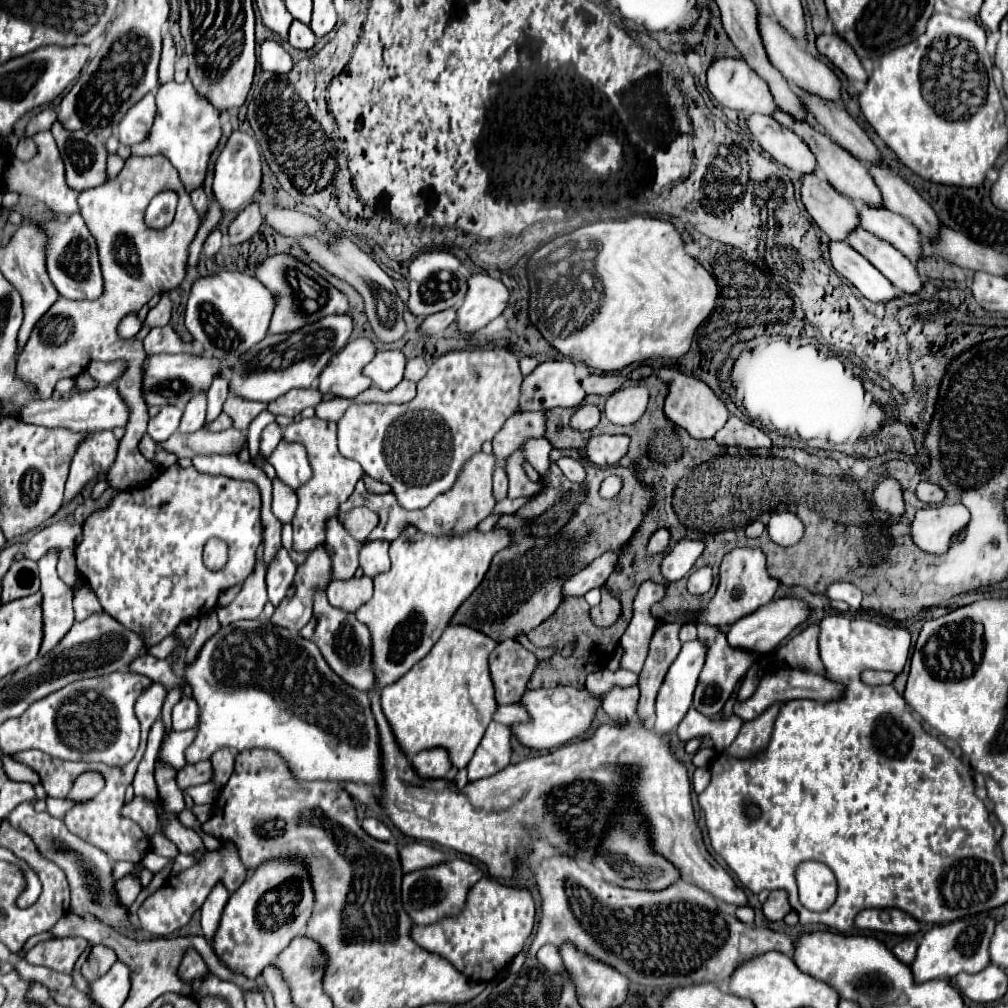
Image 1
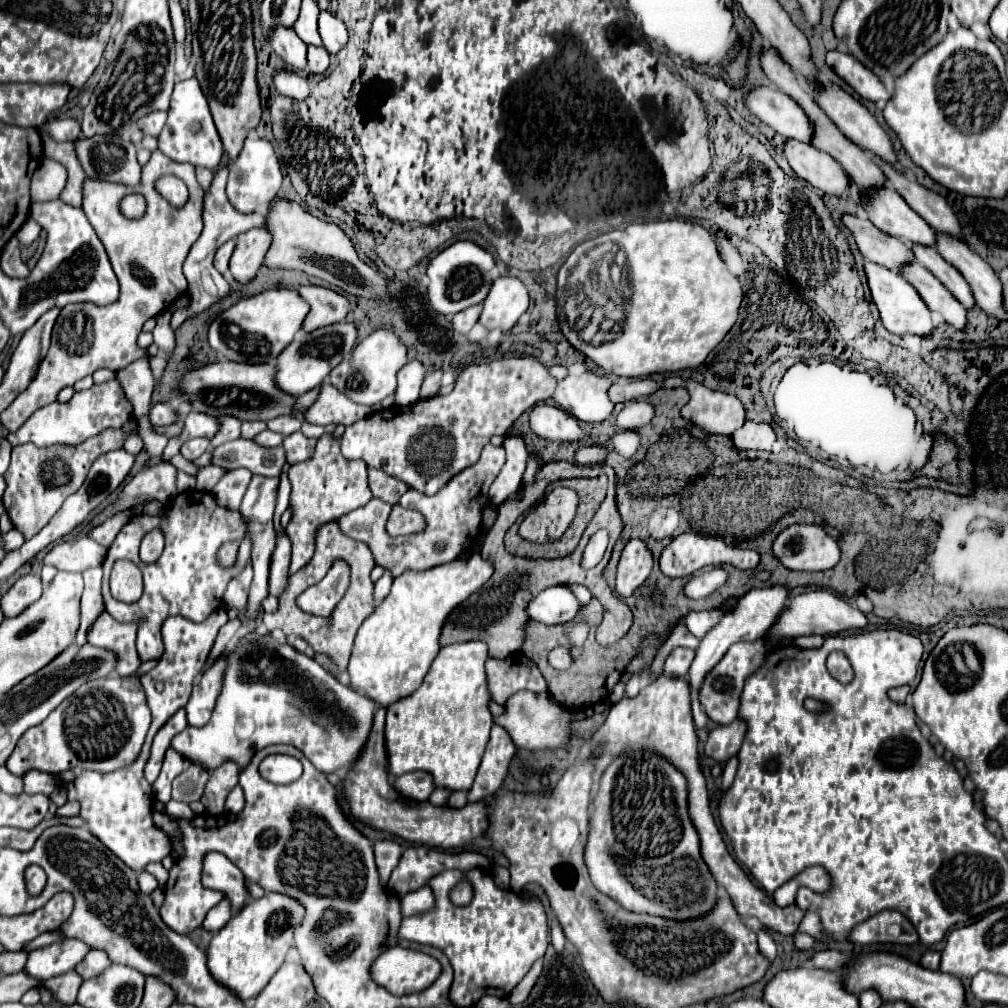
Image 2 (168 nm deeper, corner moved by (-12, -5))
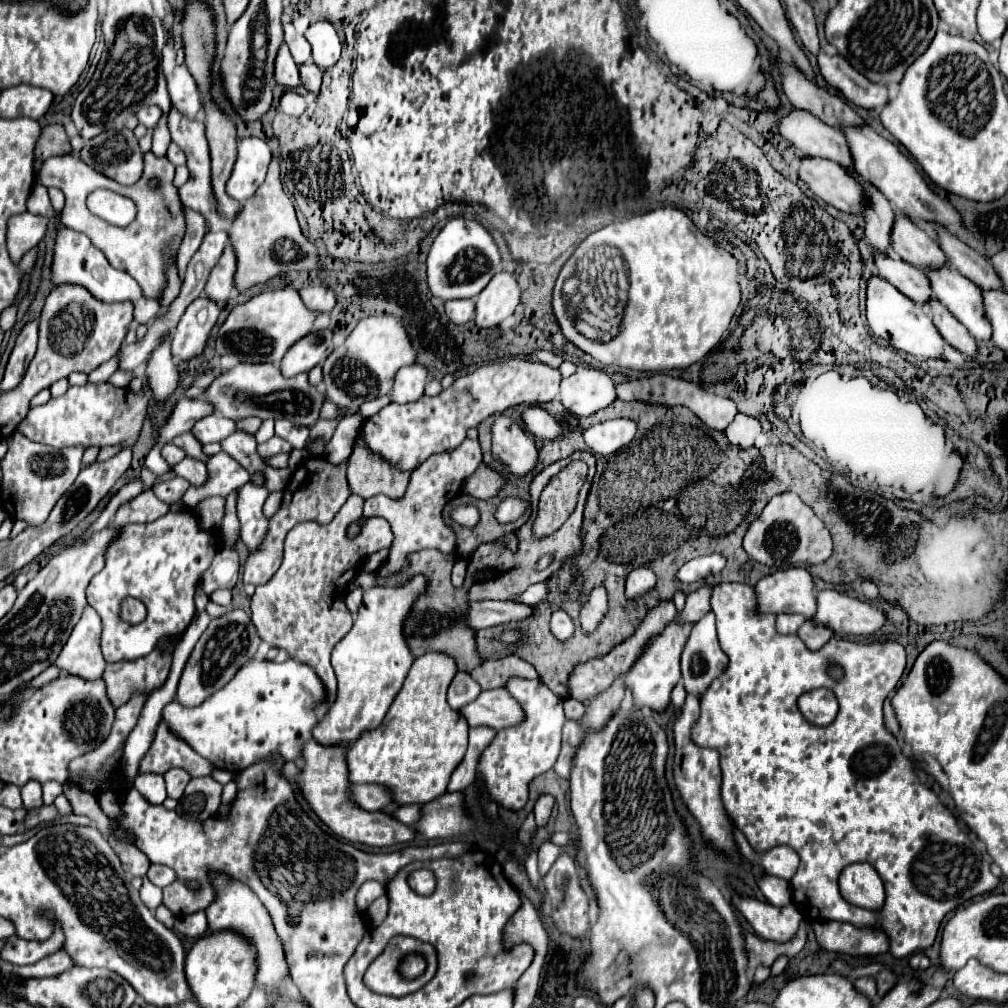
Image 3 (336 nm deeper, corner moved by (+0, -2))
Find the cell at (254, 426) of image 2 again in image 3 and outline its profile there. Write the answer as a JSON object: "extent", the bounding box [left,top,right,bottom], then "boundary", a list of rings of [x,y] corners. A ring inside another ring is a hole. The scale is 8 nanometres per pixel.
{"extent":[236,417,262,433],"boundary":[[[252,417],[252,419],[240,419],[240,421],[236,421],[236,429],[238,431],[246,431],[246,433],[256,433],[260,423],[262,421],[256,419],[256,417]]]}

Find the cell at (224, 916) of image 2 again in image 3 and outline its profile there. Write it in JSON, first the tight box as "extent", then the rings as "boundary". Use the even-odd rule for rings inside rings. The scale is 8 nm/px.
{"extent":[174,911,208,937],"boundary":[[[196,911],[192,915],[178,917],[174,921],[174,929],[182,935],[188,935],[188,937],[202,937],[208,931],[208,921],[206,921],[204,911]]]}

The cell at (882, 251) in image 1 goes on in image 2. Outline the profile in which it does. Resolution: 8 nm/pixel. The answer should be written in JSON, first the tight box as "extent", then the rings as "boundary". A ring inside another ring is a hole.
{"extent":[902,262,968,332],"boundary":[[[912,262],[902,270],[902,276],[918,290],[918,294],[922,296],[926,306],[930,310],[938,312],[946,324],[954,326],[960,332],[966,328],[966,324],[968,324],[966,308],[946,290],[946,286],[942,286],[942,282],[938,282],[934,278],[934,274],[930,270],[920,266],[918,262]]]}

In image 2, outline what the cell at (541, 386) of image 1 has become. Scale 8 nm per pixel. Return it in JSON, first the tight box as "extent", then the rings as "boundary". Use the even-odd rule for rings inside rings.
{"extent":[552,372,614,422],"boundary":[[[596,372],[570,374],[558,382],[552,398],[562,410],[582,422],[604,422],[614,410],[614,402],[610,402],[606,390],[600,388]]]}

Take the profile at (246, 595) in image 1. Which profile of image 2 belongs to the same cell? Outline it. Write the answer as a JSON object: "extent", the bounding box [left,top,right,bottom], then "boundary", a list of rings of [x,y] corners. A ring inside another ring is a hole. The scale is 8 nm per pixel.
{"extent":[240,476,278,618],"boundary":[[[252,476],[248,490],[244,494],[244,500],[240,504],[240,512],[246,520],[246,526],[252,530],[250,540],[254,540],[254,552],[252,552],[252,566],[254,566],[254,582],[250,588],[250,598],[248,598],[248,618],[256,618],[258,608],[262,600],[268,596],[268,568],[270,568],[270,556],[276,544],[276,532],[272,526],[272,514],[274,514],[274,504],[276,504],[276,488],[278,488],[278,478],[266,478],[266,476]]]}

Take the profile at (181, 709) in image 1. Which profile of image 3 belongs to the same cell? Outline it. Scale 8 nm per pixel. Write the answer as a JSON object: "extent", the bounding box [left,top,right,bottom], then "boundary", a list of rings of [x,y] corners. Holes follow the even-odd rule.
{"extent":[176,609,260,707],"boundary":[[[230,609],[226,617],[212,619],[208,629],[198,639],[184,671],[178,683],[178,695],[176,701],[184,707],[198,707],[202,705],[214,691],[218,691],[230,677],[234,677],[236,669],[242,667],[242,663],[250,661],[250,657],[256,655],[260,637],[250,621],[250,617],[240,609]]]}

